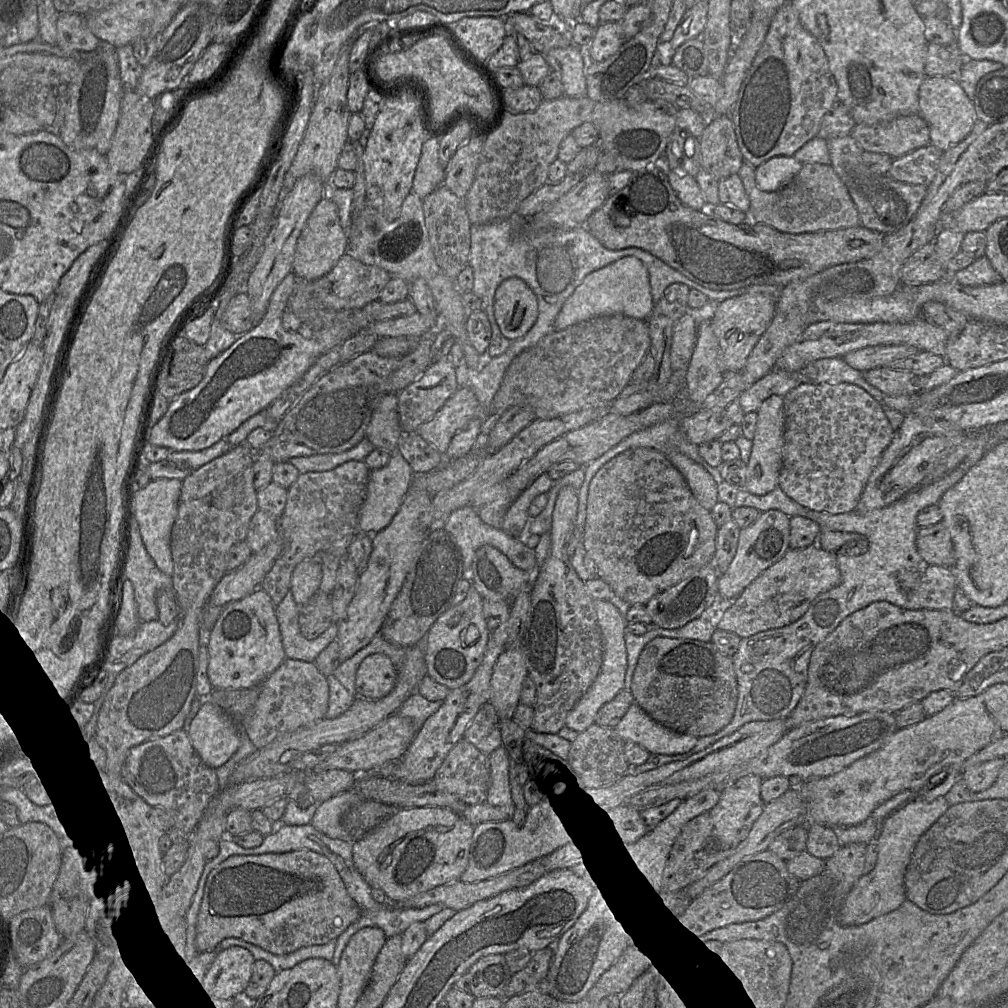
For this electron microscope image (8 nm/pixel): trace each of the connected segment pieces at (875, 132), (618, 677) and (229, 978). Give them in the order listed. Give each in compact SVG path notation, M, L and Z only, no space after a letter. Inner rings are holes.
M919 114L880 125L855 124L851 137L863 151L887 154L893 159L930 144L929 126Z
M594 599L593 605L597 616L597 624L603 638L603 657L600 669L594 681L579 698L565 719L563 727L578 733L584 732L591 724L593 724L599 709L607 702L610 702L622 689L624 689L624 680L627 669L627 656L625 653L627 624L624 616L611 601Z
M240 946L219 951L204 975L205 994L235 998L245 990L255 959L251 952Z

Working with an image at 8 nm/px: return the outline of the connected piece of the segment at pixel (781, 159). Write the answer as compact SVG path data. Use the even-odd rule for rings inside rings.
M794 155L772 157L756 169L756 184L762 191L777 191L788 184L801 168L802 163Z

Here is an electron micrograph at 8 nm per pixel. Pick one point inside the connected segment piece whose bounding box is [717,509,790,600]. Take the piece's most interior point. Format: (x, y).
(762, 543)

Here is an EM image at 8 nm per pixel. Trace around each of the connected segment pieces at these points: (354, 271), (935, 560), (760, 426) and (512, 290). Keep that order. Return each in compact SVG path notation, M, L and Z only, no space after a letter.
M345 253L328 274L312 281L313 292L323 308L337 312L344 309L363 308L372 301L378 300L390 278L390 274L384 269L374 265L365 265Z
M943 520L919 528L916 545L926 565L944 566L952 570L955 552L949 529Z
M779 395L769 396L761 403L756 414L757 420L751 454L746 463L744 489L754 495L763 495L779 485L784 433L783 397Z
M519 278L503 280L495 290L493 313L495 322L510 342L523 337L537 318L537 300Z

